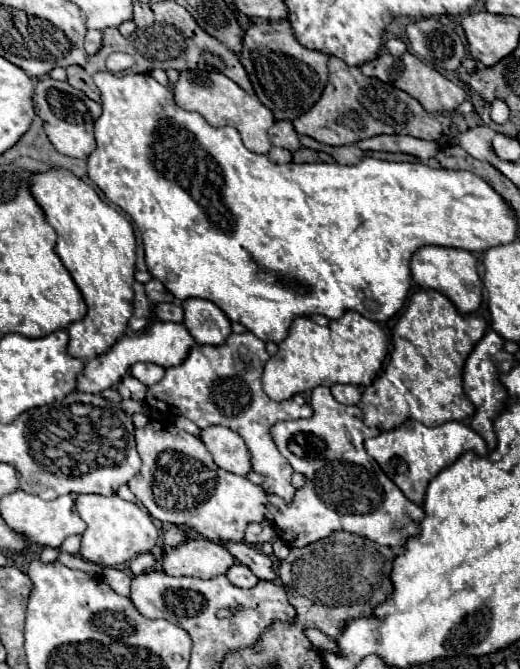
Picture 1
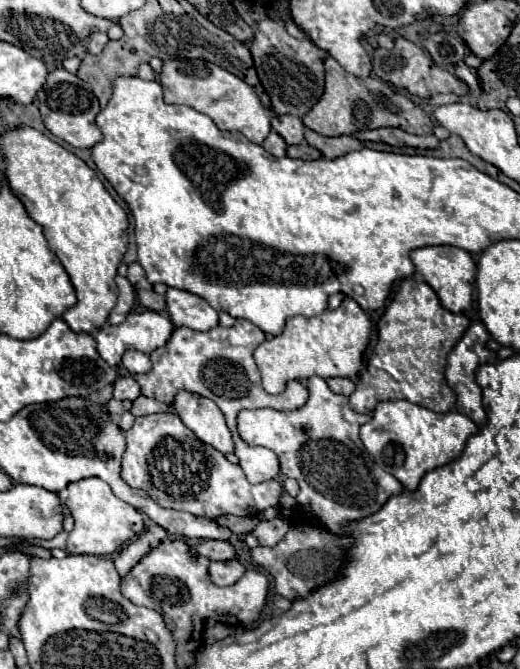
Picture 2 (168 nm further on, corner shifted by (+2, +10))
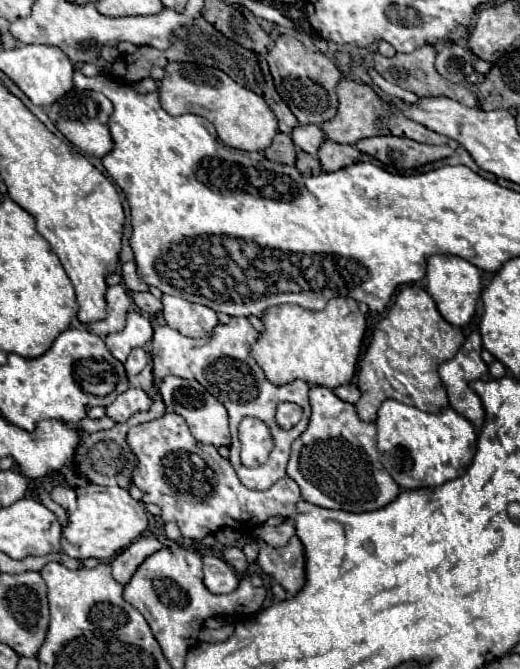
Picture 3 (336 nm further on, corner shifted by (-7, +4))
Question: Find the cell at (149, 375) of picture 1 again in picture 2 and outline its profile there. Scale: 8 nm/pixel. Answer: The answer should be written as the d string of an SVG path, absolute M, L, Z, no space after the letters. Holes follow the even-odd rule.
M129 349L123 353L123 367L129 373L147 373L149 371L149 357L141 351Z

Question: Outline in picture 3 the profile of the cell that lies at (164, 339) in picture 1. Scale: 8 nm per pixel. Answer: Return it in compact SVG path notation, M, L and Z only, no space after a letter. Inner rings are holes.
M130 309L128 319L126 319L126 327L118 333L108 335L104 341L106 341L106 347L110 349L110 353L120 363L124 363L128 353L134 347L144 347L146 343L150 343L152 335L154 335L154 327L152 327L150 319L142 317L136 309Z

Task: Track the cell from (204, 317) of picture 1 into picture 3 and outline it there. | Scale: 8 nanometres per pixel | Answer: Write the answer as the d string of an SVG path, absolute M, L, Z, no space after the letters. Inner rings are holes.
M164 295L162 305L164 305L162 313L166 323L186 337L194 337L194 339L206 337L218 325L218 317L210 307L190 303L186 299L172 295Z

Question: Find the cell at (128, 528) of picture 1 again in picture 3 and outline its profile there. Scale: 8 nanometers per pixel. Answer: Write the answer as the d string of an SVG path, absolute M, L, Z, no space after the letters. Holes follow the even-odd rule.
M58 485L52 489L50 497L68 511L70 523L62 531L62 549L74 559L86 557L96 557L100 561L112 559L114 555L124 551L130 543L134 543L148 527L144 505L132 499L128 491L122 487L86 485L70 489L66 485Z

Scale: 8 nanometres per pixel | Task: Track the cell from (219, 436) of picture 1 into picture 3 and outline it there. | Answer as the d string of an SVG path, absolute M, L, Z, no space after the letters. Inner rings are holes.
M166 377L160 385L160 395L168 407L168 411L178 413L186 419L192 435L206 445L214 445L214 447L230 447L230 429L228 429L228 415L226 415L226 407L222 407L222 403L218 403L218 399L214 399L198 381L188 381L188 379L180 379L180 377Z

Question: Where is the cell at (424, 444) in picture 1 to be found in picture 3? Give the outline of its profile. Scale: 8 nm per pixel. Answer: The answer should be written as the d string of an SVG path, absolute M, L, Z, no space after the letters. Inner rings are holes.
M386 399L378 409L378 451L384 469L402 489L438 487L466 473L476 453L476 431L472 423L452 407L440 413L424 413L412 405Z

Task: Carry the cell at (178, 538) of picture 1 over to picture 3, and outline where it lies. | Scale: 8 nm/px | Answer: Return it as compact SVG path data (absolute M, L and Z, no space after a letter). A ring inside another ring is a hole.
M140 537L126 551L122 551L120 555L116 555L112 559L112 563L110 563L112 565L112 577L118 583L126 585L132 579L134 571L140 567L140 563L146 557L150 557L154 551L160 551L160 549L162 549L162 543L158 539L154 539L154 537Z

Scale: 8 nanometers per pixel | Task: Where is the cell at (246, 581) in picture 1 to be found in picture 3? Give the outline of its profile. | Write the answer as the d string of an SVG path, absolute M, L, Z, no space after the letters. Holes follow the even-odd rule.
M214 555L204 557L204 585L220 595L220 593L230 593L238 587L238 575L232 571L232 567Z

